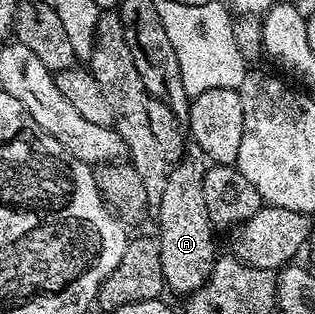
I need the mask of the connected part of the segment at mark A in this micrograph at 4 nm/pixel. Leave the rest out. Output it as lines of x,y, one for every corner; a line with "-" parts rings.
189,137
180,161
166,177
164,192
156,208
158,231
156,237
161,254
166,286
183,296
189,296
208,281
218,251
214,246
214,227
210,223
204,197
204,176
210,165
200,144

